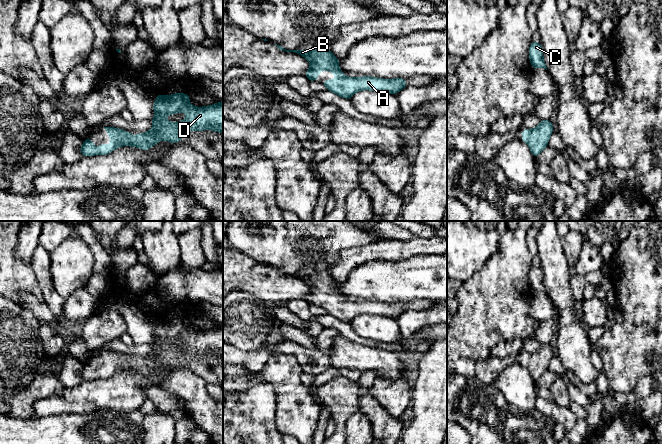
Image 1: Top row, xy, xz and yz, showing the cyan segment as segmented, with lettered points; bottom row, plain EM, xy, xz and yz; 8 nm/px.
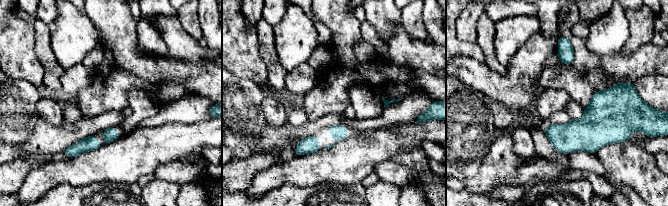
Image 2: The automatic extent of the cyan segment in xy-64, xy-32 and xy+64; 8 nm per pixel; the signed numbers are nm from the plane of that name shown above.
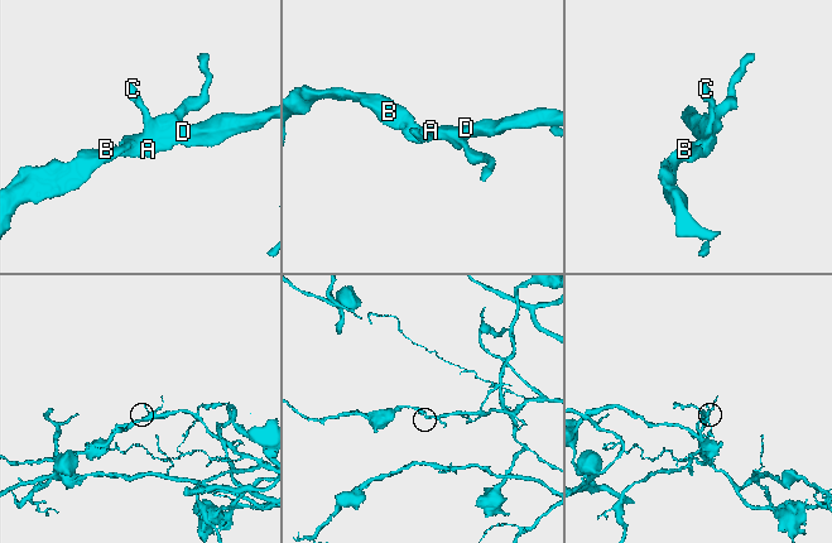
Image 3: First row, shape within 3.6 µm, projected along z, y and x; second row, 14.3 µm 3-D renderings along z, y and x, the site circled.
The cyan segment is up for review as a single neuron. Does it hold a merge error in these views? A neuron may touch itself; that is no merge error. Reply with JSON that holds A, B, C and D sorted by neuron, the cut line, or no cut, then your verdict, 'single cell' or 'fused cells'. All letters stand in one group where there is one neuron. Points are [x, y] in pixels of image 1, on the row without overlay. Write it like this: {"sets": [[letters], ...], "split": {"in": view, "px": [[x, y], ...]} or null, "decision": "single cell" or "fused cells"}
{"sets": [["A", "B", "C", "D"]], "split": null, "decision": "single cell"}

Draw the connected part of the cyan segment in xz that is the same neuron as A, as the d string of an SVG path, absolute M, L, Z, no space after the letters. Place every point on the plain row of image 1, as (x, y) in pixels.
M275 268L278 273L286 276L294 276L309 284L310 291L304 298L310 305L317 305L317 301L322 294L329 294L334 297L337 302L334 304L324 304L322 307L327 314L333 316L343 322L351 323L351 321L361 314L383 315L390 318L397 318L400 314L407 311L405 303L382 303L370 300L364 301L345 301L344 297L339 293L338 282L335 281L328 271L316 271L307 275L303 274L286 274Z

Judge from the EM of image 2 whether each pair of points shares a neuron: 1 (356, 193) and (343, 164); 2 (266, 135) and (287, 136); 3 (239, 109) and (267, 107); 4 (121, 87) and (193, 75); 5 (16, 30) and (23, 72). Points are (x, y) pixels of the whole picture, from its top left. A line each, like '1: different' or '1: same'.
1: different
2: same
3: different
4: same
5: same

